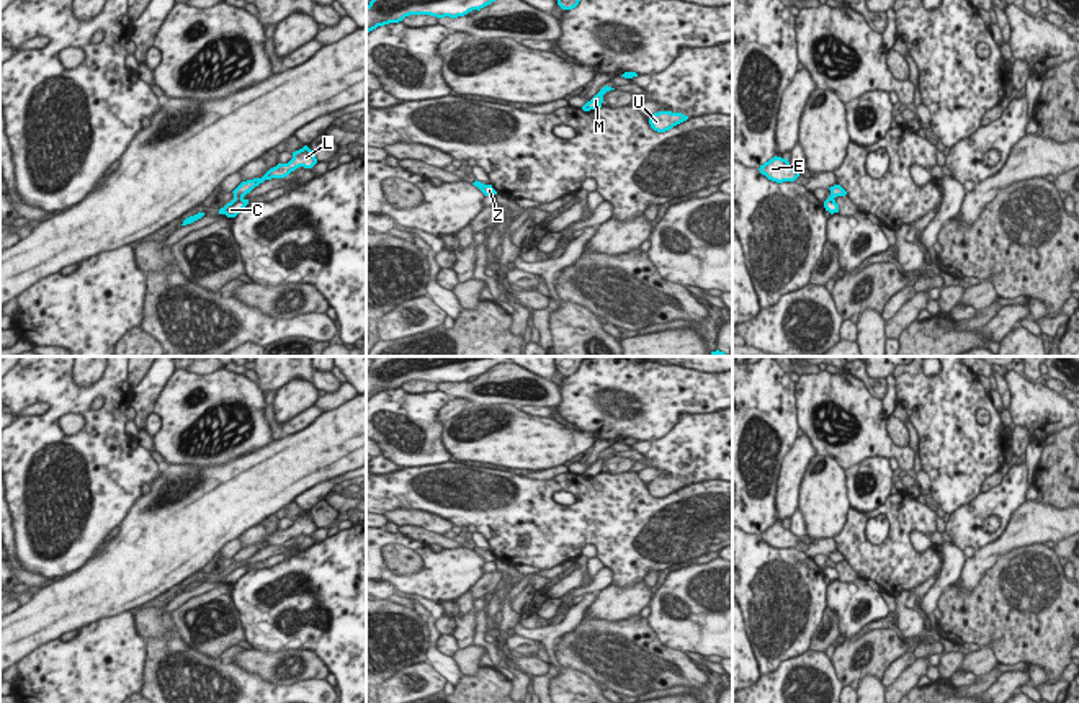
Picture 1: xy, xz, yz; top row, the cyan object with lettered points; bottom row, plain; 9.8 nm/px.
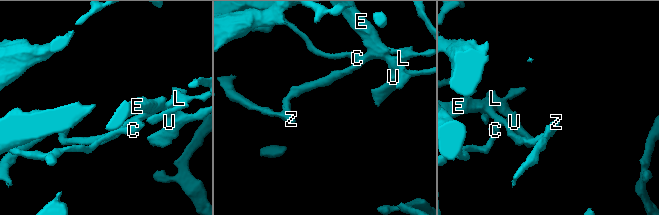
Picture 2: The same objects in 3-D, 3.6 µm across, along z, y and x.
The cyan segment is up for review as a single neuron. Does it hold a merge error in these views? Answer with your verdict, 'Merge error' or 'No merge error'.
Merge error.

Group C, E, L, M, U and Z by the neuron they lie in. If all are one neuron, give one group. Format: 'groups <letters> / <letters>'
groups C / E L M U Z

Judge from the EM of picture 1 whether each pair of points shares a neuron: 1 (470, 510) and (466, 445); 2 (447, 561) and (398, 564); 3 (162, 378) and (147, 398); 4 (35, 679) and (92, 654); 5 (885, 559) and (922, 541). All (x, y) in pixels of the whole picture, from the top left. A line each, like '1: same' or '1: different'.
1: different
2: different
3: same
4: same
5: different

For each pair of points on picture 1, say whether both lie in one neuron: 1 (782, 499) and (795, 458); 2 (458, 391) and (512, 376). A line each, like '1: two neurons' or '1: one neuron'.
1: one neuron
2: one neuron

